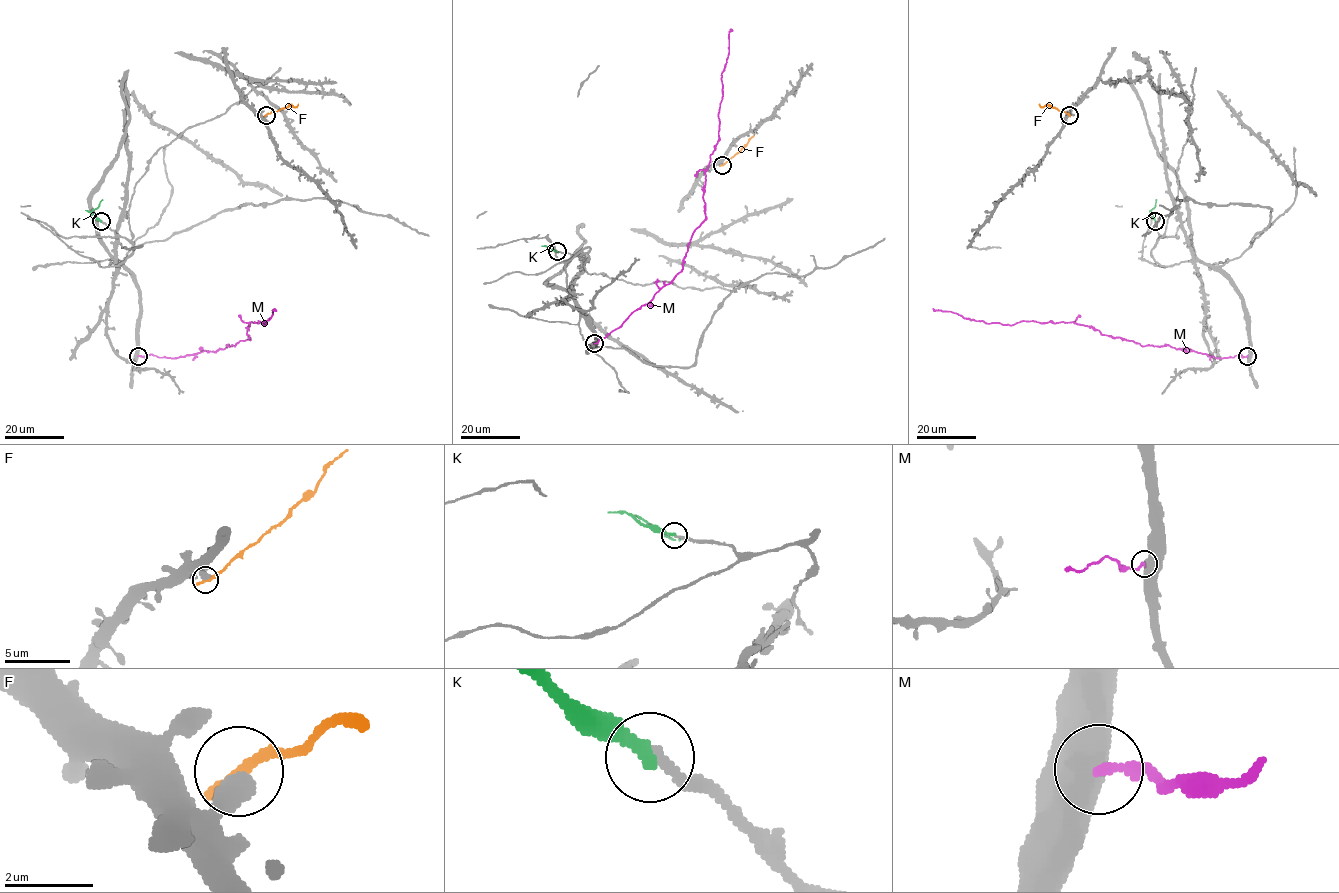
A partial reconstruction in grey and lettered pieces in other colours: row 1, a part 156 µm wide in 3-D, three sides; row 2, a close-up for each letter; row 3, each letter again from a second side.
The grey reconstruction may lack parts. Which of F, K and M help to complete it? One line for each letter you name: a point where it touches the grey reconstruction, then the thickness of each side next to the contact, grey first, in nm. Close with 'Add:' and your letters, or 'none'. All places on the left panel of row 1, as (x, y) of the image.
K: meets grey at (101, 221); 200 nm thick on the grey side, 260 nm on the other
Add: K

